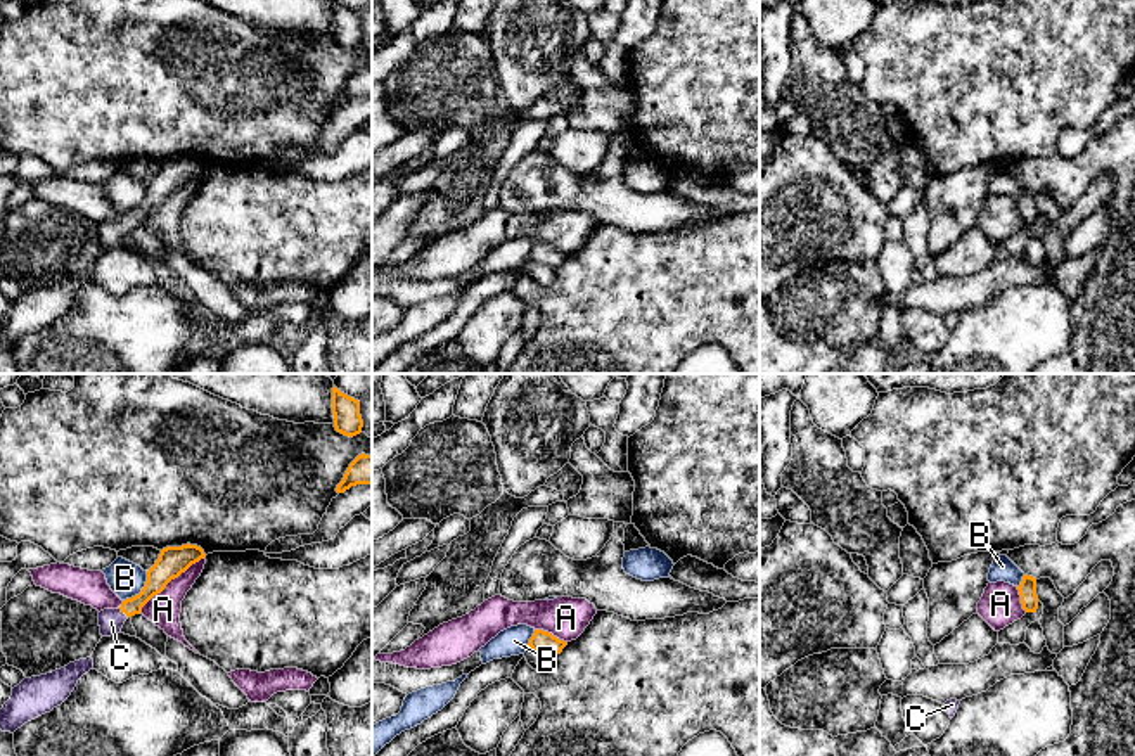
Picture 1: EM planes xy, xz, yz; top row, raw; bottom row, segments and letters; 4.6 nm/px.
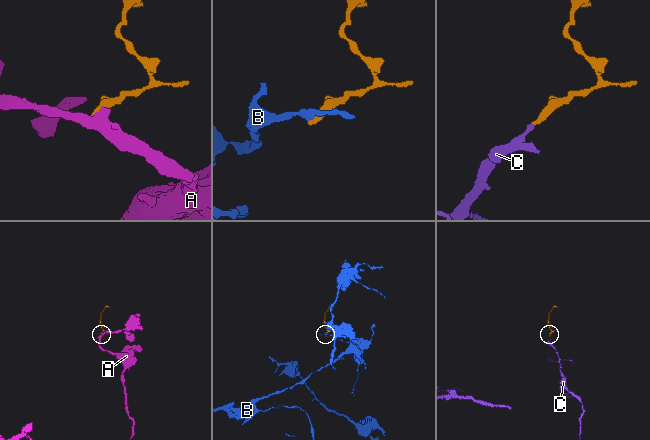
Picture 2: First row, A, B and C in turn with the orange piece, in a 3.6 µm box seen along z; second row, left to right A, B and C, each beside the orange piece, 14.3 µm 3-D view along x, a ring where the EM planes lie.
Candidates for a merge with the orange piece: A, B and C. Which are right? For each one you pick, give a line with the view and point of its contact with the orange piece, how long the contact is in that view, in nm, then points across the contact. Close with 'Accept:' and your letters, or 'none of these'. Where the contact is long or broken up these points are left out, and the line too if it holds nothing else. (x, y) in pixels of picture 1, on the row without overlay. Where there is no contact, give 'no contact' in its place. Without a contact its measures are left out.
C: meets orange in xy at (123, 224); contact 70 nm long; runs through xy (161, 185), (156, 196), (123, 224), (111, 234)
Accept: C

